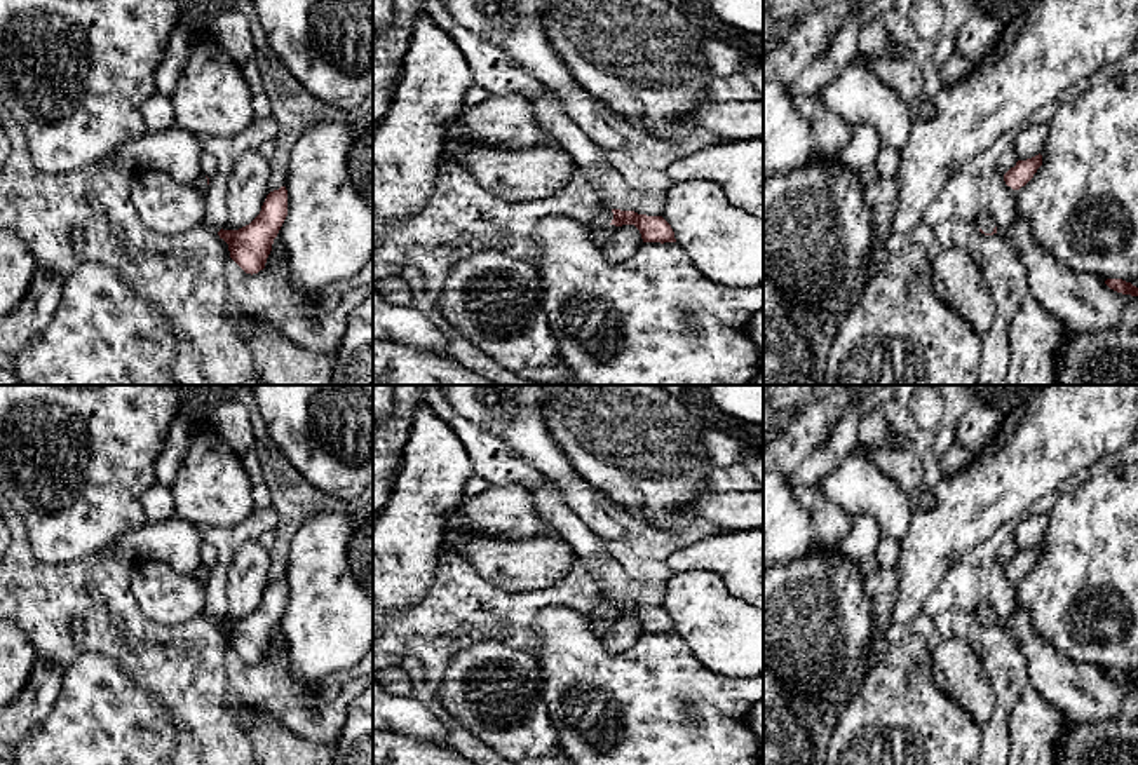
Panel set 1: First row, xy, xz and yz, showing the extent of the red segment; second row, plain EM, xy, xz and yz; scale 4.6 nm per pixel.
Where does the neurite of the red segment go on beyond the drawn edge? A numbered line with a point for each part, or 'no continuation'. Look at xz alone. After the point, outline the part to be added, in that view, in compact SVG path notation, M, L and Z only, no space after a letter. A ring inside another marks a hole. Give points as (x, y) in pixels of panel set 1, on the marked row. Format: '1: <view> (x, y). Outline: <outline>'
1: xz (603, 216). Outline: M601 207L594 216L594 228L606 227L612 223L612 220L613 220L612 209Z

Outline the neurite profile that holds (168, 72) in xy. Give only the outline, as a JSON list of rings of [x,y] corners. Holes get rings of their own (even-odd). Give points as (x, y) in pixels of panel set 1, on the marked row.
[[[176,26],[174,31],[171,33],[166,44],[164,59],[157,66],[155,73],[155,85],[159,92],[171,96],[190,56],[193,35],[195,33],[181,26]]]

